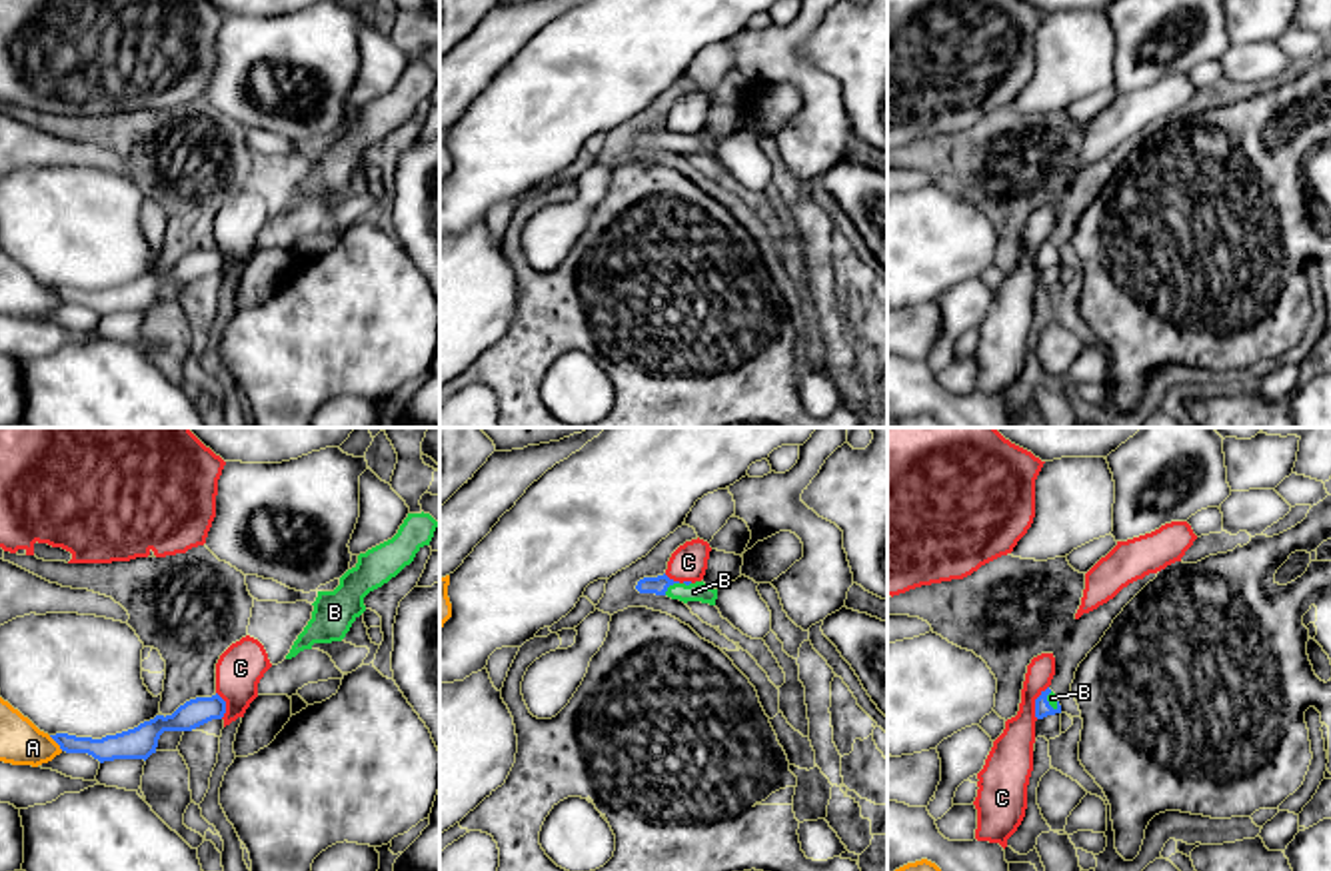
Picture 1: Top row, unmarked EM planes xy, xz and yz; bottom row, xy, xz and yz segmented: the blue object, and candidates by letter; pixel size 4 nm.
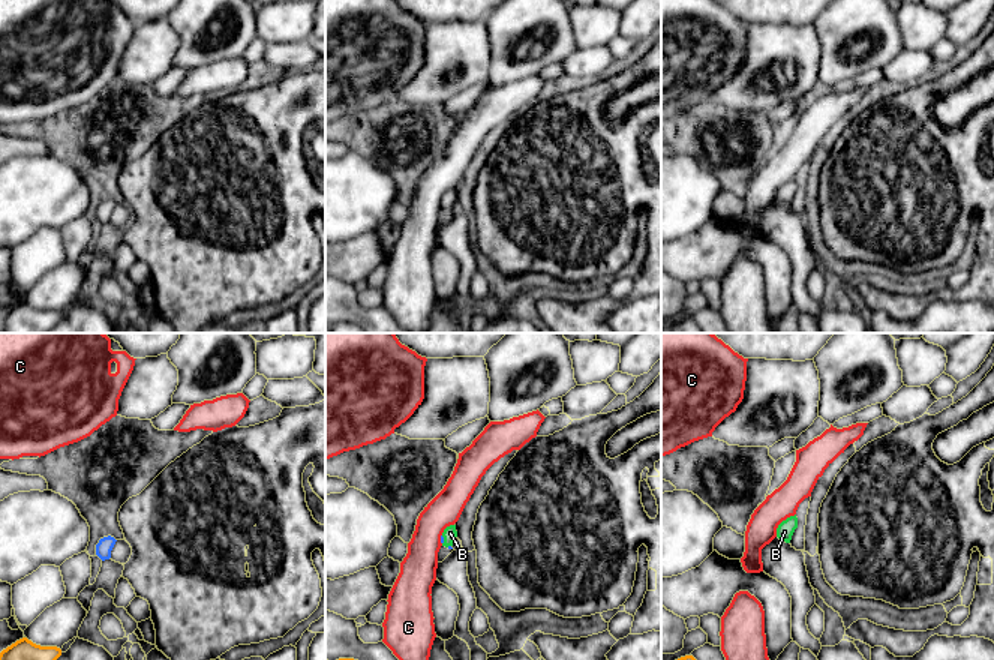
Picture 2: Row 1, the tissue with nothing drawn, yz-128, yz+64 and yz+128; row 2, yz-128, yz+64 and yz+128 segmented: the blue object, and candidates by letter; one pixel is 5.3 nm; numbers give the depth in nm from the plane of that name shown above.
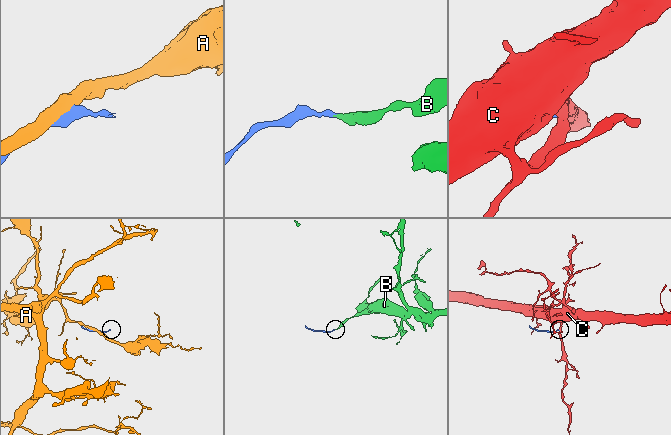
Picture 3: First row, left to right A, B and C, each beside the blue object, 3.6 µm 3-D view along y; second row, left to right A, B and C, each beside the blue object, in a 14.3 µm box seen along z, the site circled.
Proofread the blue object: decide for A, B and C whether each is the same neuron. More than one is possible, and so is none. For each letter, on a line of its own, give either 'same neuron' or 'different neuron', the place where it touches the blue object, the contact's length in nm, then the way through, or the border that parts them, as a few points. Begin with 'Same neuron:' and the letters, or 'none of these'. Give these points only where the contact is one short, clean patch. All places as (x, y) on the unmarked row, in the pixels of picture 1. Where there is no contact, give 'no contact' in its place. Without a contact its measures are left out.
Same neuron: B
A: different neuron | xy (56, 294) | 90 nm
B: same neuron | xz (670, 136) | 80 nm | across xz (660, 136), (670, 136), (694, 144)
C: different neuron | yz (1036, 254) | 140 nm | along yz (1048, 238), (1036, 252), (1036, 270)

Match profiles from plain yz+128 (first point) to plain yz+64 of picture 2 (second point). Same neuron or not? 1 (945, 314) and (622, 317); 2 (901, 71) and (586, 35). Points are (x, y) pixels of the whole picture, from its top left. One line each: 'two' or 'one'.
1: one
2: two

